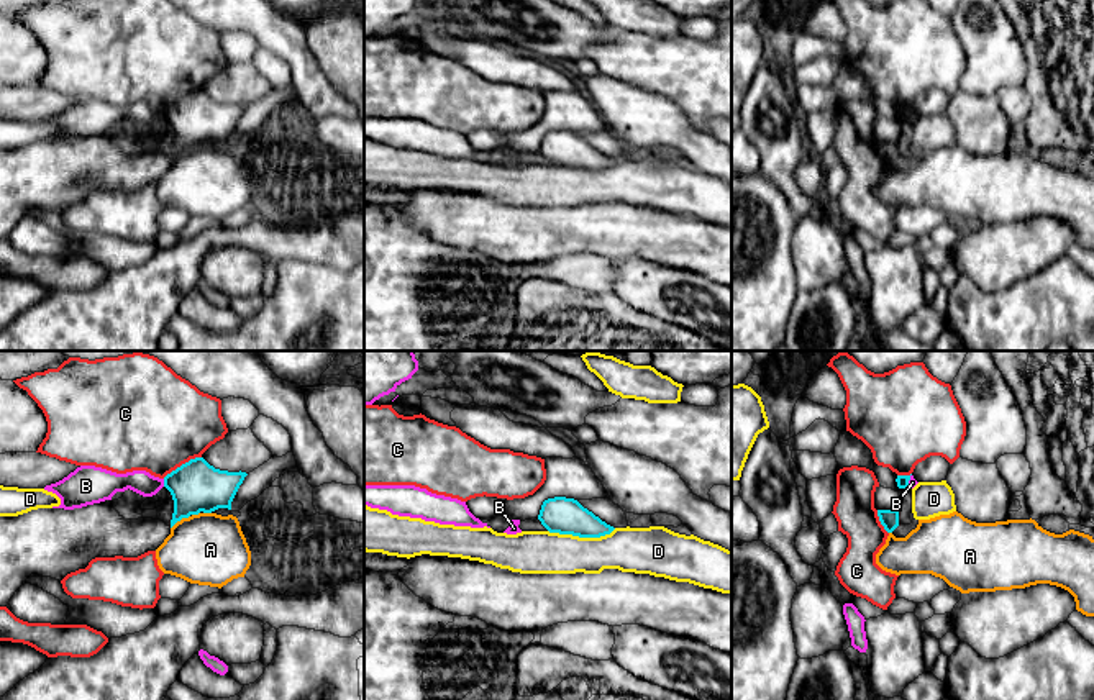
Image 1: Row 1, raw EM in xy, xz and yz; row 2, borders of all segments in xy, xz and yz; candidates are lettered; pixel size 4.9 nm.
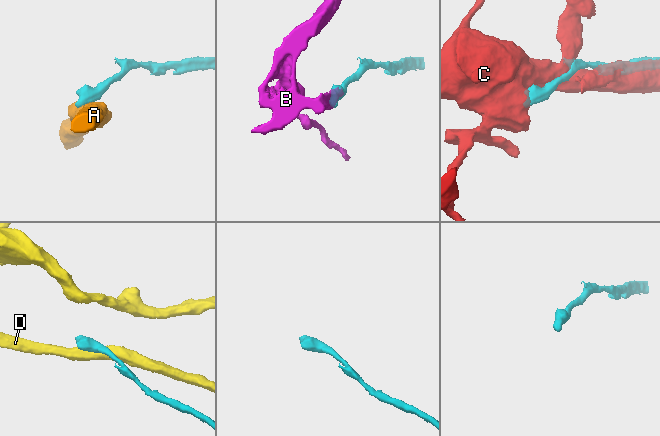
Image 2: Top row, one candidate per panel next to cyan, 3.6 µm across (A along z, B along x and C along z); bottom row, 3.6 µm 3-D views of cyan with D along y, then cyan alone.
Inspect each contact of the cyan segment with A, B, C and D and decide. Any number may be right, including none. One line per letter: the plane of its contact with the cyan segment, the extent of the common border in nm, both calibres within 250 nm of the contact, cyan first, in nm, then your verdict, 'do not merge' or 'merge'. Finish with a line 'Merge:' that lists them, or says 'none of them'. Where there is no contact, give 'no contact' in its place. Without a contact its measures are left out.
A: contact in xy; length 120 nm; calibres 240 and 360 nm; do not merge
B: contact in xy; length 40 nm; calibres 240 and 120 nm; do not merge
C: contact in xy; length 220 nm; calibres 240 and 480 nm; do not merge
D: contact in xz; length 340 nm; calibres 180 and 220 nm; do not merge
Merge: none of them

